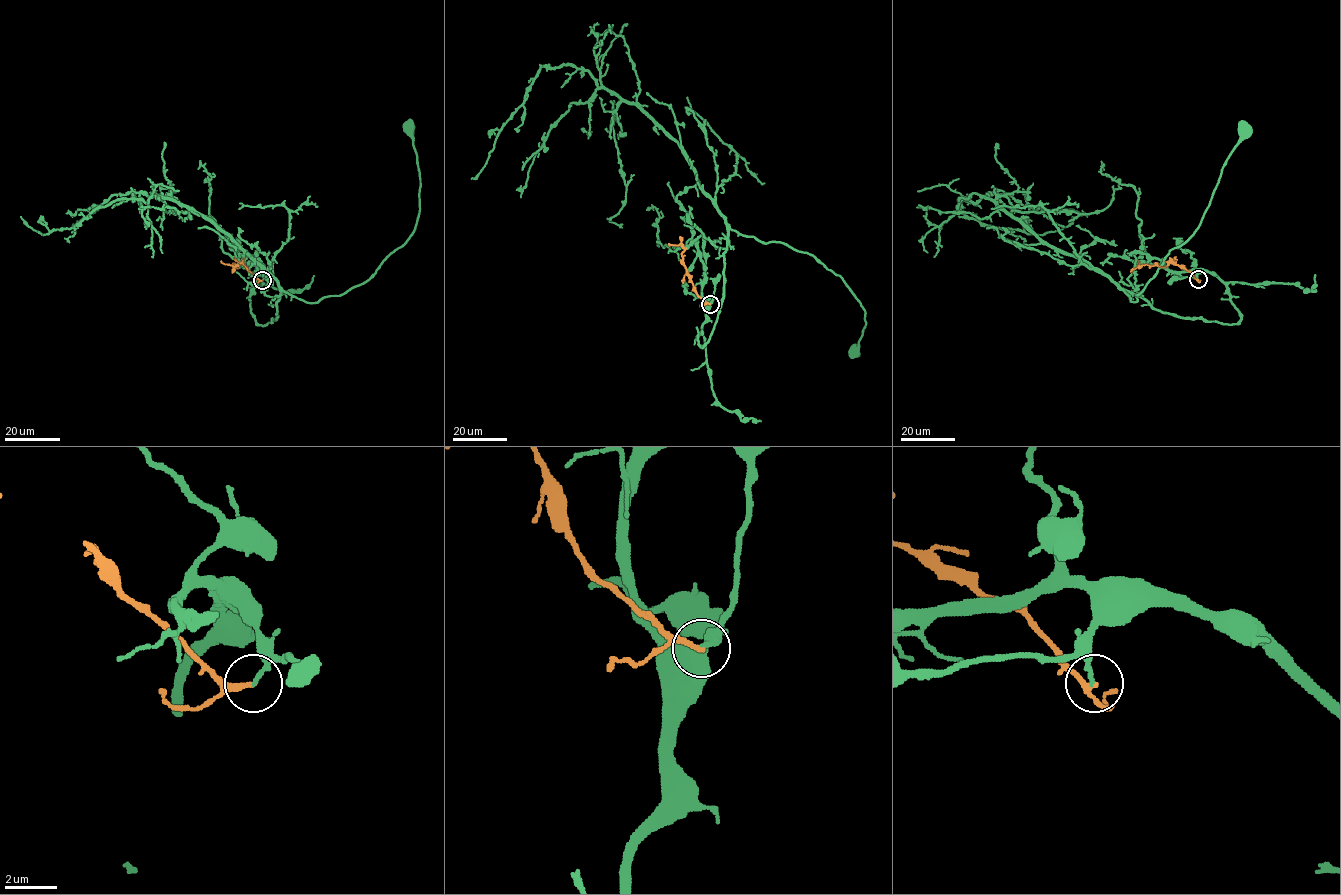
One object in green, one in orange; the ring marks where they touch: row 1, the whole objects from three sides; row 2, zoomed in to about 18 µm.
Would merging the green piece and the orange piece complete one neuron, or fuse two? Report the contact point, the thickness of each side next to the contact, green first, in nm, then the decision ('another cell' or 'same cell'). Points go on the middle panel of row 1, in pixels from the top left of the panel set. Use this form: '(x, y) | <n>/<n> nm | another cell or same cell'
(710, 304) | 150/200 nm | another cell

